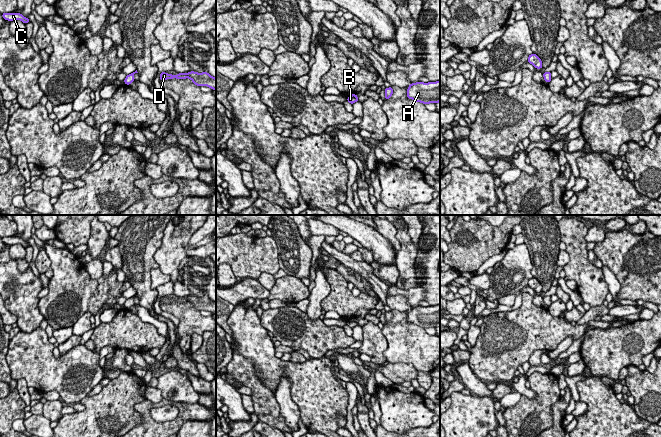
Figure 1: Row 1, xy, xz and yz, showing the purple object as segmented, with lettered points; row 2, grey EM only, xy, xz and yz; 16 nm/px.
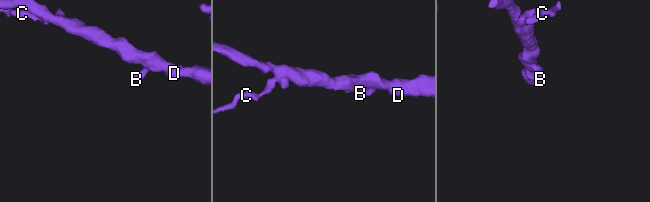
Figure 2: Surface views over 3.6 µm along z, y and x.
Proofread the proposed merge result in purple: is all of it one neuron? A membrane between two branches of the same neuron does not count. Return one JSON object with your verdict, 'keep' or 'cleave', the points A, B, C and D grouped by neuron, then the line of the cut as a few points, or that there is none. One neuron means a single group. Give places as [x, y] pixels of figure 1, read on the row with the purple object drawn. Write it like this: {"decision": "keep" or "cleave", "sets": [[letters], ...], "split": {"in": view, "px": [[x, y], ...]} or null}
{"decision": "keep", "sets": [["A", "B", "C", "D"]], "split": null}

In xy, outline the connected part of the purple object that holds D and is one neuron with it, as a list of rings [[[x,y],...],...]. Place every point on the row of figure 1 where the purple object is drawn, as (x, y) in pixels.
[[[190,71],[189,73],[179,73],[178,75],[167,74],[166,72],[160,73],[160,80],[167,80],[167,79],[186,79],[189,78],[192,82],[201,87],[207,86],[212,90],[216,90],[216,78],[212,77],[208,72],[194,72]]]

